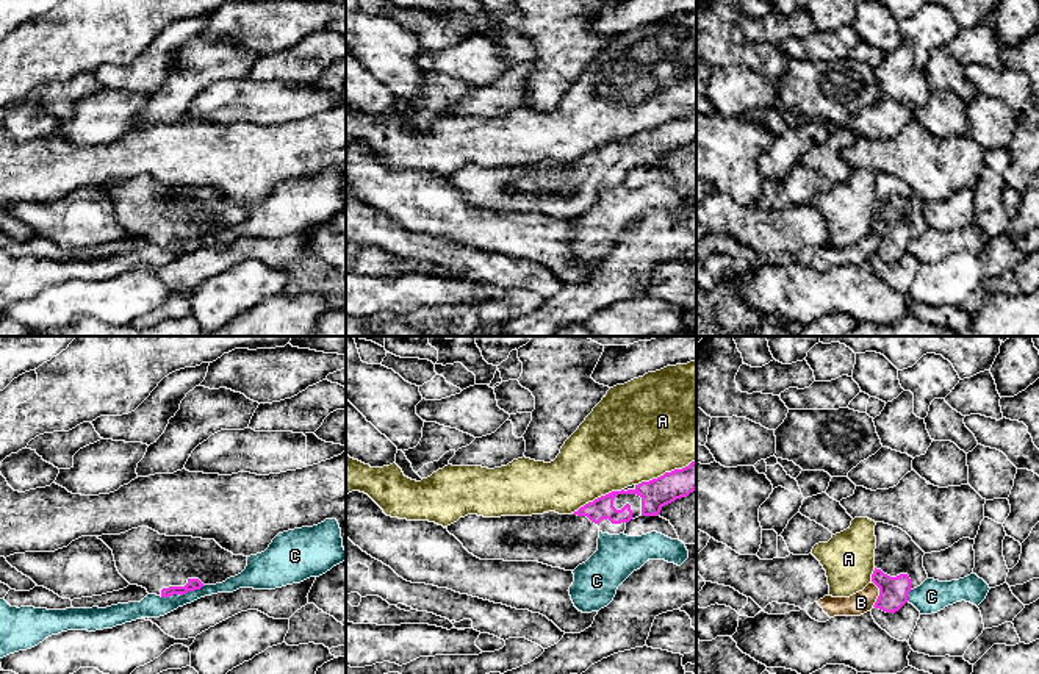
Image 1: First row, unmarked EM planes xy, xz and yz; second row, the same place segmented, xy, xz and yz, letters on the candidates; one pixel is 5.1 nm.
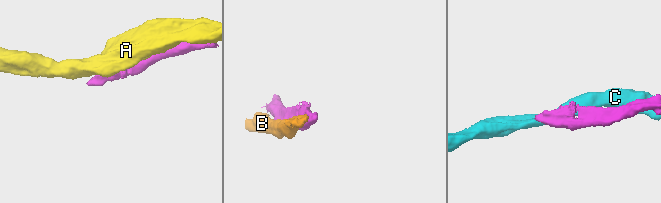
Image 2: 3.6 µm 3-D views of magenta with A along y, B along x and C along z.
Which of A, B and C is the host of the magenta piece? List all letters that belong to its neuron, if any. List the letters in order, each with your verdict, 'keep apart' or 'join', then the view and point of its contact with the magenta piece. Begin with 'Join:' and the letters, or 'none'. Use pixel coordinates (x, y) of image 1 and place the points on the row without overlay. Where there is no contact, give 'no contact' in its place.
Join: none
A: keep apart | xz (665, 122)
B: keep apart | yz (880, 243)
C: keep apart | xy (182, 244)

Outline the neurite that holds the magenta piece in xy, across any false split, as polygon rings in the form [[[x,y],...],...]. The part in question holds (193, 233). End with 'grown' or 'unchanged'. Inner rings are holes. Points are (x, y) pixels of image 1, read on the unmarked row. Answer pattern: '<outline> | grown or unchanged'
[[[149,177],[97,188],[113,200],[116,217],[130,235],[161,247],[222,233],[247,216],[247,206],[233,205],[214,189],[166,186]]] | grown

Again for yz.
[[[876,172],[875,186],[872,231],[879,238],[879,246],[873,256],[895,263],[908,252],[908,242],[928,228],[925,202],[906,181],[884,172]]] | grown

